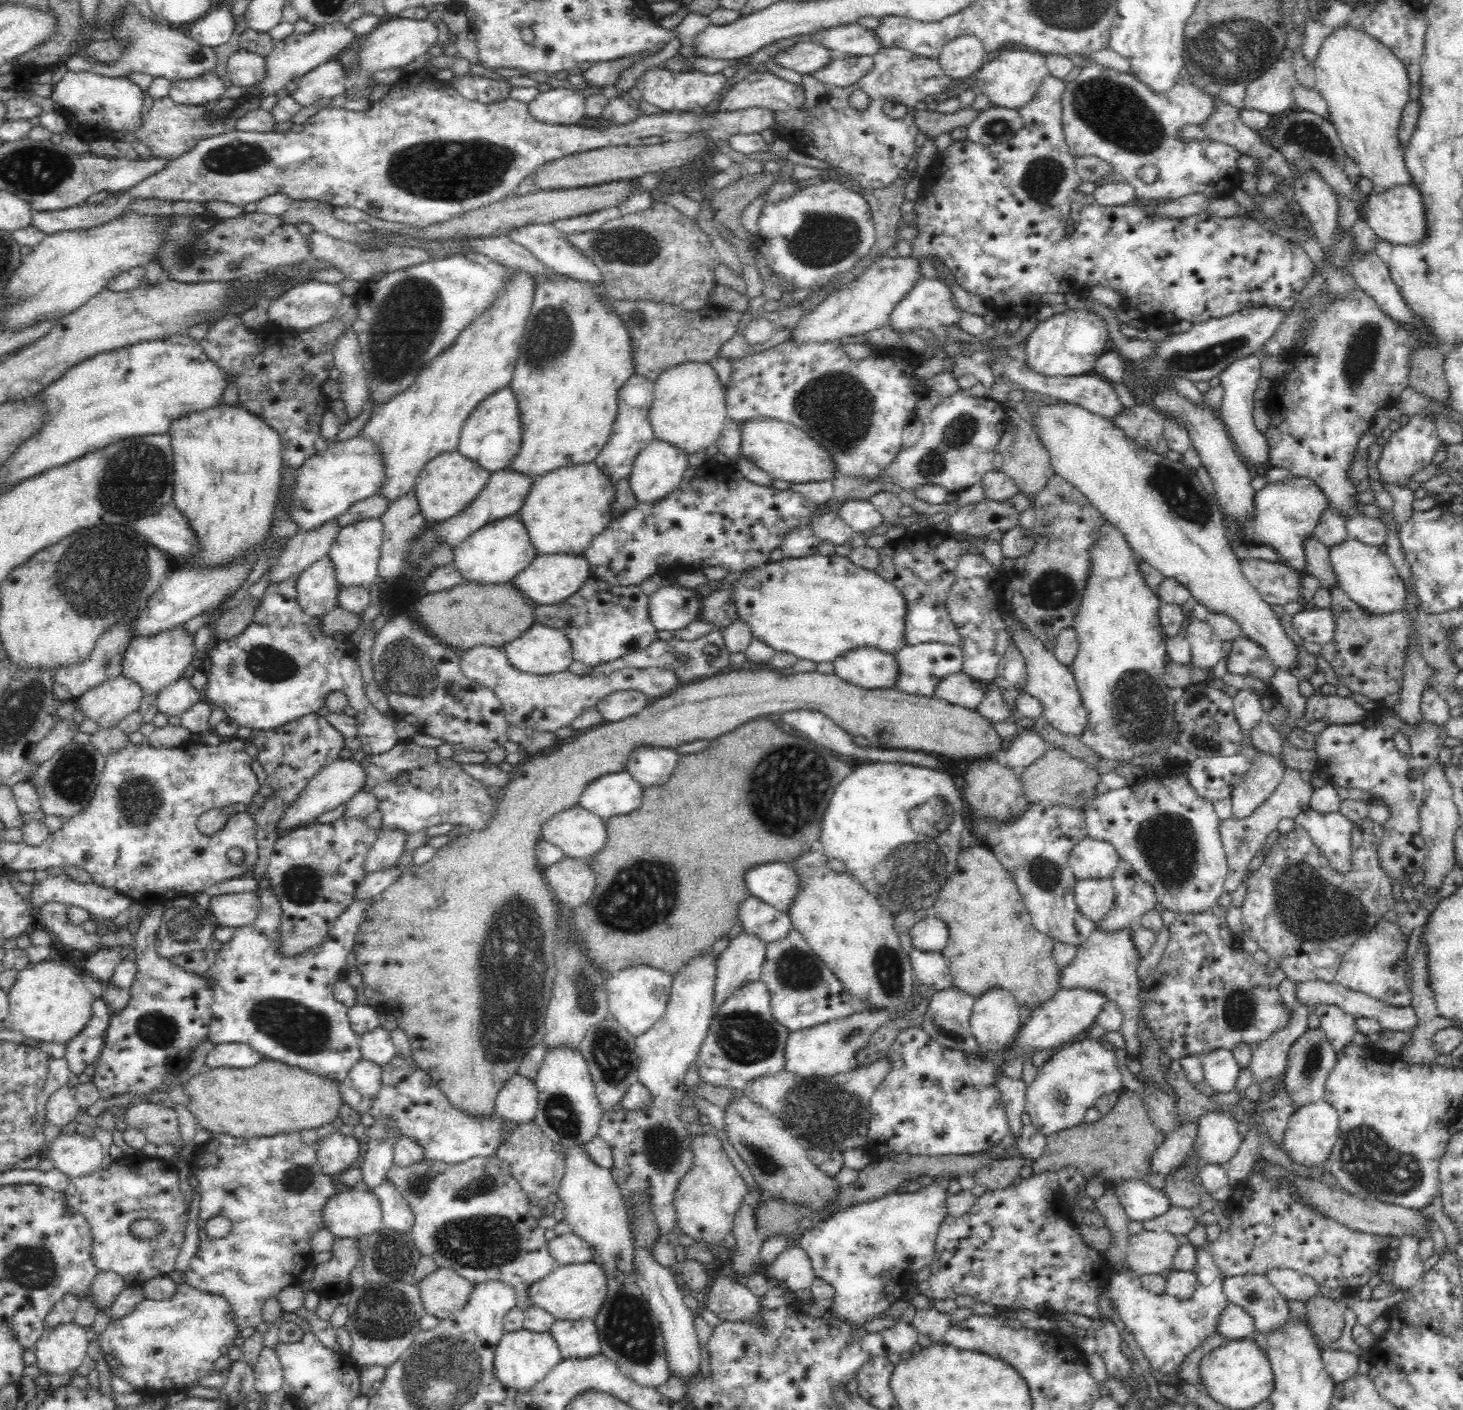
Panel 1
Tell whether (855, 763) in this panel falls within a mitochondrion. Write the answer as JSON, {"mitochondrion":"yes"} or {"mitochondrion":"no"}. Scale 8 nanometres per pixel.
{"mitochondrion":"no"}

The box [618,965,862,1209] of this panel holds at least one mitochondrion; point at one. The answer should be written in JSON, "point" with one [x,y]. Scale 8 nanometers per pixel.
{"point":[744,1037]}

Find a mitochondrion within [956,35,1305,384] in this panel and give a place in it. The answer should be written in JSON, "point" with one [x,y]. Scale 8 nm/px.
{"point":[1112,109]}

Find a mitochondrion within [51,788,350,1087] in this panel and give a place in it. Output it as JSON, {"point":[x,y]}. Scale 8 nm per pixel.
{"point":[300,1030]}

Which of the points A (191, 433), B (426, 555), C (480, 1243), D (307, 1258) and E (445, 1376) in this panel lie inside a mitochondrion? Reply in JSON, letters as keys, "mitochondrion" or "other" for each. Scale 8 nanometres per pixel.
{"A":"other","B":"mitochondrion","C":"mitochondrion","D":"other","E":"mitochondrion"}

